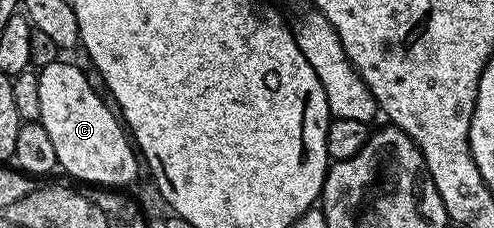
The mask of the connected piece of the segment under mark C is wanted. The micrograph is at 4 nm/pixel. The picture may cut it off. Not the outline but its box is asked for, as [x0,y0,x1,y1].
[38,59,138,187]

